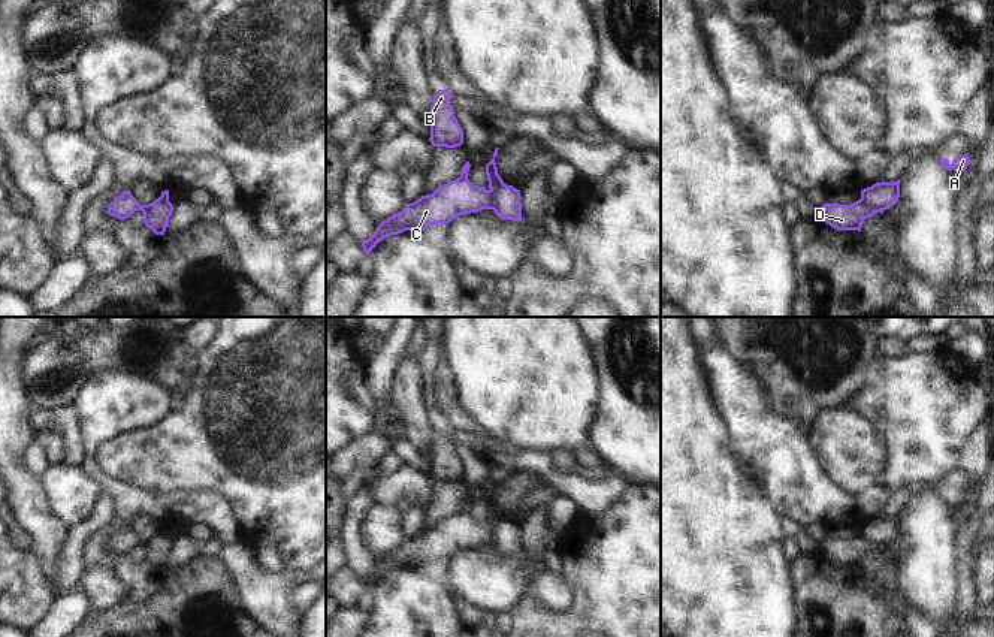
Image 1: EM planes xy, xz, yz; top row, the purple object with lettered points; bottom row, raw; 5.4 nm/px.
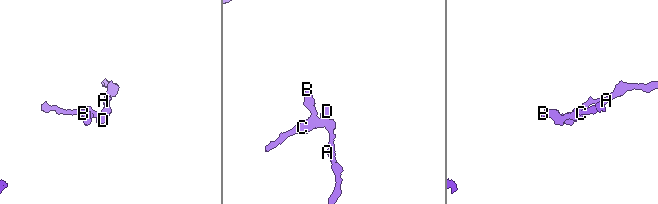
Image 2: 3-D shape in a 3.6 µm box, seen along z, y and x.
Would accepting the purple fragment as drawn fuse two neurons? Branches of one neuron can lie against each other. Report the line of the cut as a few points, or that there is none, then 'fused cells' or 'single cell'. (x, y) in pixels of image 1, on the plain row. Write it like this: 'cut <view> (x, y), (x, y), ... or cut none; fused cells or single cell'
cut xz (502, 516), (494, 525), (492, 543); fused cells

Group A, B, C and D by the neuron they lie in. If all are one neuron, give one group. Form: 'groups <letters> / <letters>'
groups A / B C D

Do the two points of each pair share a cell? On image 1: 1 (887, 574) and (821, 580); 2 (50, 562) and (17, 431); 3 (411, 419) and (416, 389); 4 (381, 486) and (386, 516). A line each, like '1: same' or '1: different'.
1: different
2: same
3: same
4: different

